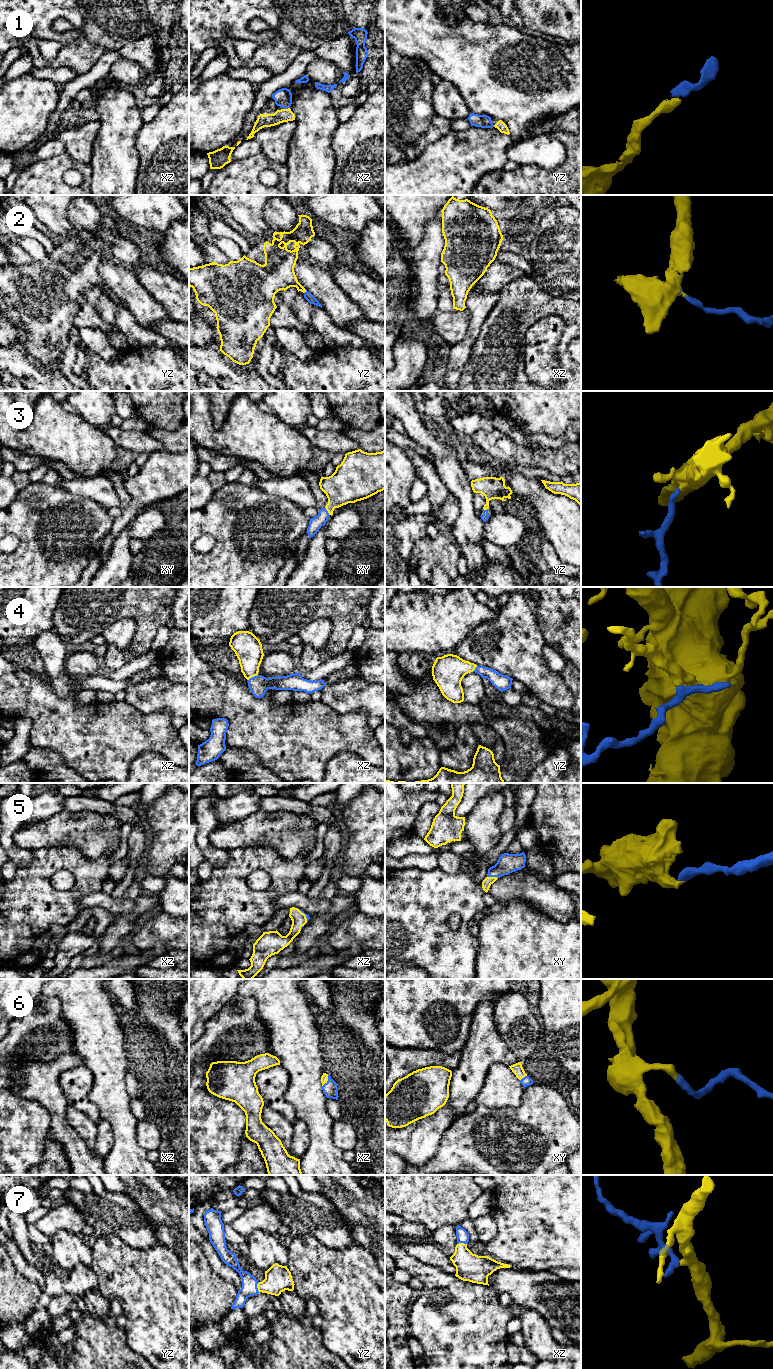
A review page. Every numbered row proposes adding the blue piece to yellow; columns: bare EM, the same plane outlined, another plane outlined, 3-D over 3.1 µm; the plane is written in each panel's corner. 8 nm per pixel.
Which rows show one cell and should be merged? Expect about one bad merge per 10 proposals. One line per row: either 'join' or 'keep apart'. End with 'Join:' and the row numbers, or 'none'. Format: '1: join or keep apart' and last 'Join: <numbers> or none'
1: join
2: join
3: join
4: join
5: join
6: join
7: join
Join: 1, 2, 3, 4, 5, 6, 7

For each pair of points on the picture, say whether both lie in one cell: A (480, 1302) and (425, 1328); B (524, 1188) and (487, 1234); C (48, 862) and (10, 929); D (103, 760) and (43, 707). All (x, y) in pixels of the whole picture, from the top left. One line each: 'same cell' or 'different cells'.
A: same cell
B: different cells
C: same cell
D: same cell

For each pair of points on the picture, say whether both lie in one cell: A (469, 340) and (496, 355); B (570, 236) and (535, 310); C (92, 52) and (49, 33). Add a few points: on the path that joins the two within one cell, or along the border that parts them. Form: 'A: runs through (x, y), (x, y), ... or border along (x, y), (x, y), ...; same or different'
A: border along (484, 322), (465, 365); different
B: border along (528, 275), (550, 294); different
C: runs through (81, 52), (66, 38), (60, 37); same

